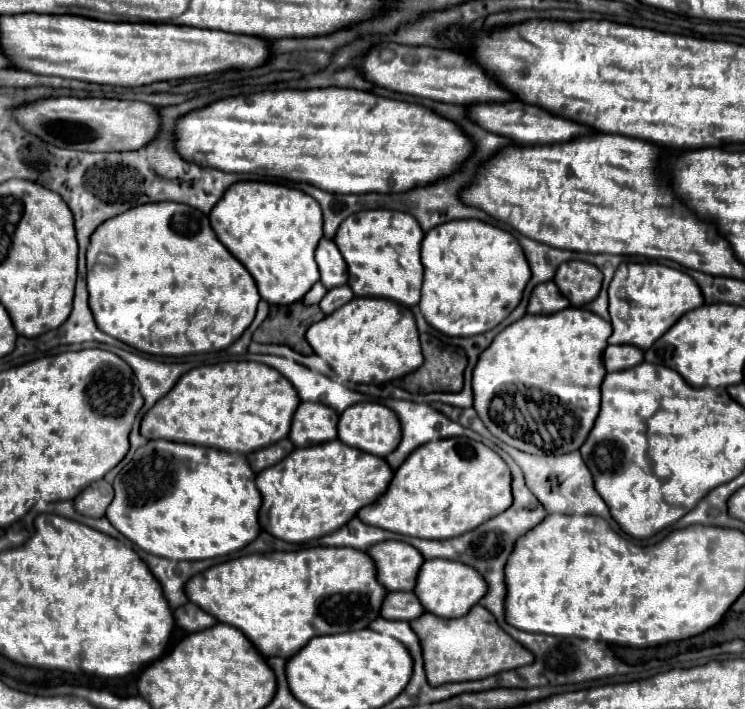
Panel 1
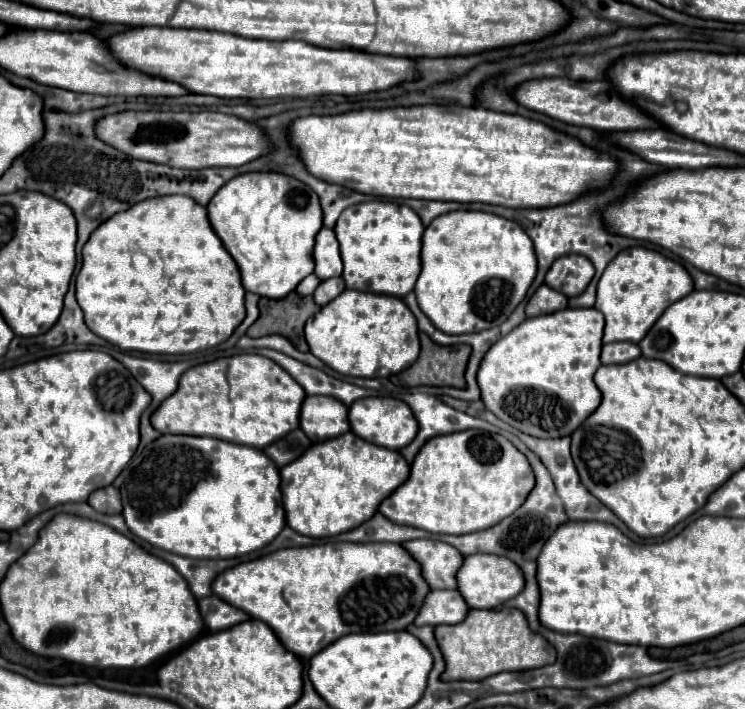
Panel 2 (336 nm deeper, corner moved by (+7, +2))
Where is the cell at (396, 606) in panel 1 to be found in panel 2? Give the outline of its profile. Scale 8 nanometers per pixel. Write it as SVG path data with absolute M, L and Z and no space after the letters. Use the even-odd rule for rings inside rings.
M431 590L425 596L425 606L417 614L415 626L439 626L439 624L457 624L465 618L469 606L457 590Z

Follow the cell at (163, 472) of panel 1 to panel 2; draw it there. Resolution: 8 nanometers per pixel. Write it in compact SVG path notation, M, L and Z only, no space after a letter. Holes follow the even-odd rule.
M163 434L121 472L123 518L129 530L161 548L189 558L235 558L267 546L285 526L279 502L279 470L251 446L217 438Z

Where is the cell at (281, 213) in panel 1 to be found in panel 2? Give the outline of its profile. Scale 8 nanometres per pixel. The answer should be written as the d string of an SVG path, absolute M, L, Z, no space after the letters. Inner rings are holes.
M247 172L229 180L207 204L209 222L241 270L243 288L265 298L285 298L313 272L313 244L321 230L317 194L279 172Z

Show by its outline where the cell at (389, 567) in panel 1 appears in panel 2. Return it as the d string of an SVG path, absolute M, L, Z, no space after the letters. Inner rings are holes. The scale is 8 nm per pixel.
M409 540L401 546L421 566L421 576L431 590L455 588L455 572L463 556L453 546L439 540Z

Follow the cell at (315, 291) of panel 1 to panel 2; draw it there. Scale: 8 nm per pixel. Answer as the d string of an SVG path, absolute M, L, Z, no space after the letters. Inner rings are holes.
M311 274L309 278L305 278L305 280L297 286L297 294L299 294L299 296L309 296L309 294L313 294L315 288L319 286L319 282L321 282L321 280L319 280L315 274Z

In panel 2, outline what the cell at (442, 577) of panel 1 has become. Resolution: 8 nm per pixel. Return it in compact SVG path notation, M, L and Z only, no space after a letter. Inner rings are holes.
M471 554L463 558L461 568L457 570L457 590L465 596L465 602L471 608L497 608L503 602L511 600L523 590L523 574L521 570L503 556L491 554Z

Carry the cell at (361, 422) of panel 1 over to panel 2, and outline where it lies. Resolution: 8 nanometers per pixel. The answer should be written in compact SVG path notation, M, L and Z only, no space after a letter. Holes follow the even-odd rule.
M375 396L375 398L365 398L365 400L353 402L349 408L349 424L351 424L353 434L357 434L363 440L369 440L377 446L389 448L389 450L405 448L417 434L417 420L415 420L411 408L397 398Z

